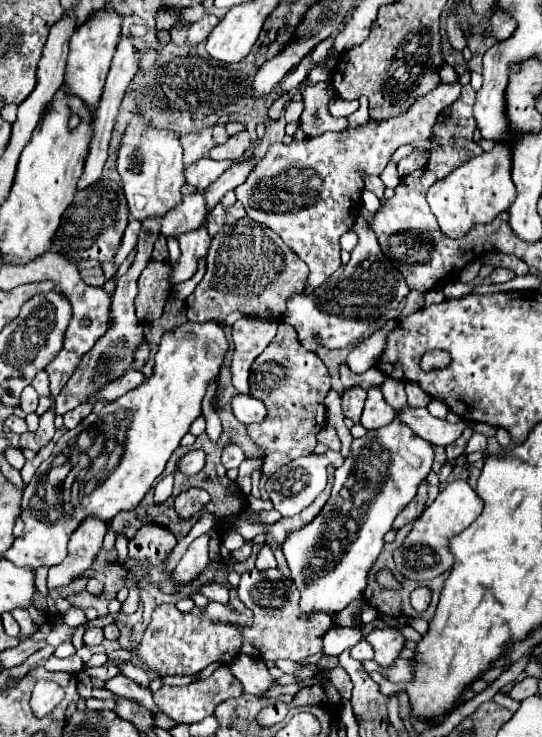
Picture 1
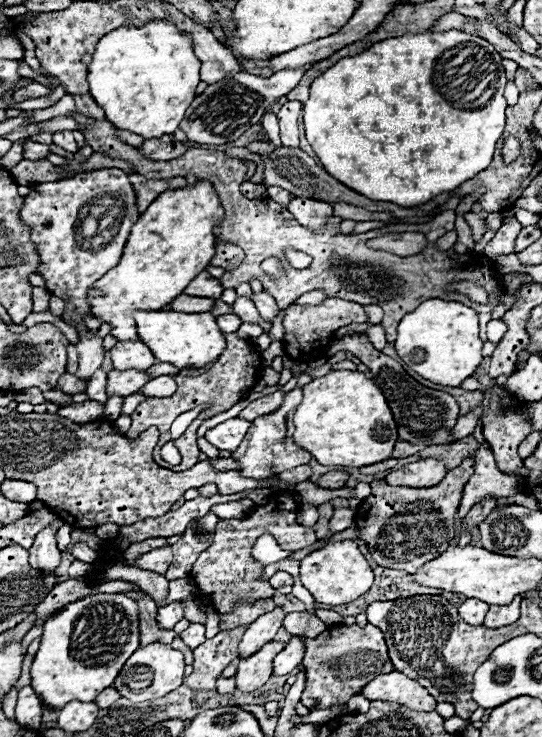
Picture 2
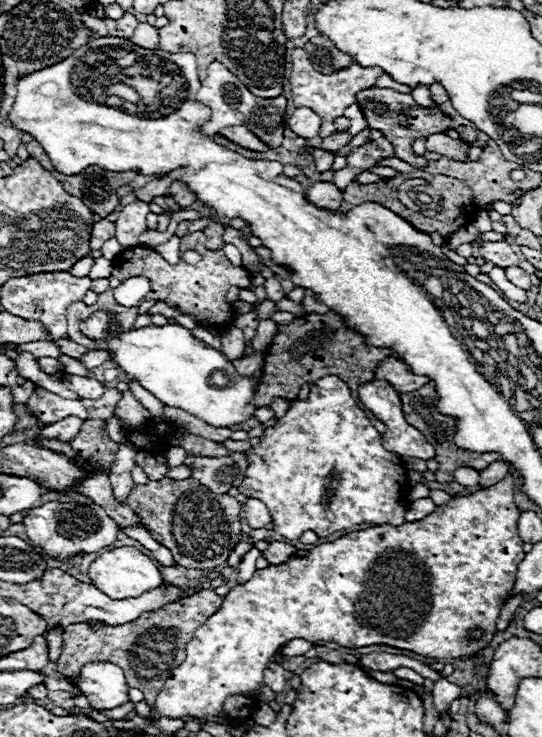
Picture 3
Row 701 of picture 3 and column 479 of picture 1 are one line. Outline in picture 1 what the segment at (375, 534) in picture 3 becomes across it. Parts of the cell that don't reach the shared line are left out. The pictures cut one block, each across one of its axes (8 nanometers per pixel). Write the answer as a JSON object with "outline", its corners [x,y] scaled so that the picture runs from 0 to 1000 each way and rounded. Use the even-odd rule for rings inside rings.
{"outline":[[[915,195],[908,206],[893,206],[878,212],[856,225],[845,225],[827,242],[815,242],[790,258],[790,277],[797,290],[808,296],[812,312],[827,323],[852,323],[878,304],[908,301],[923,288],[937,285],[937,280],[952,269],[952,252],[941,242],[941,201],[930,195]]]}

